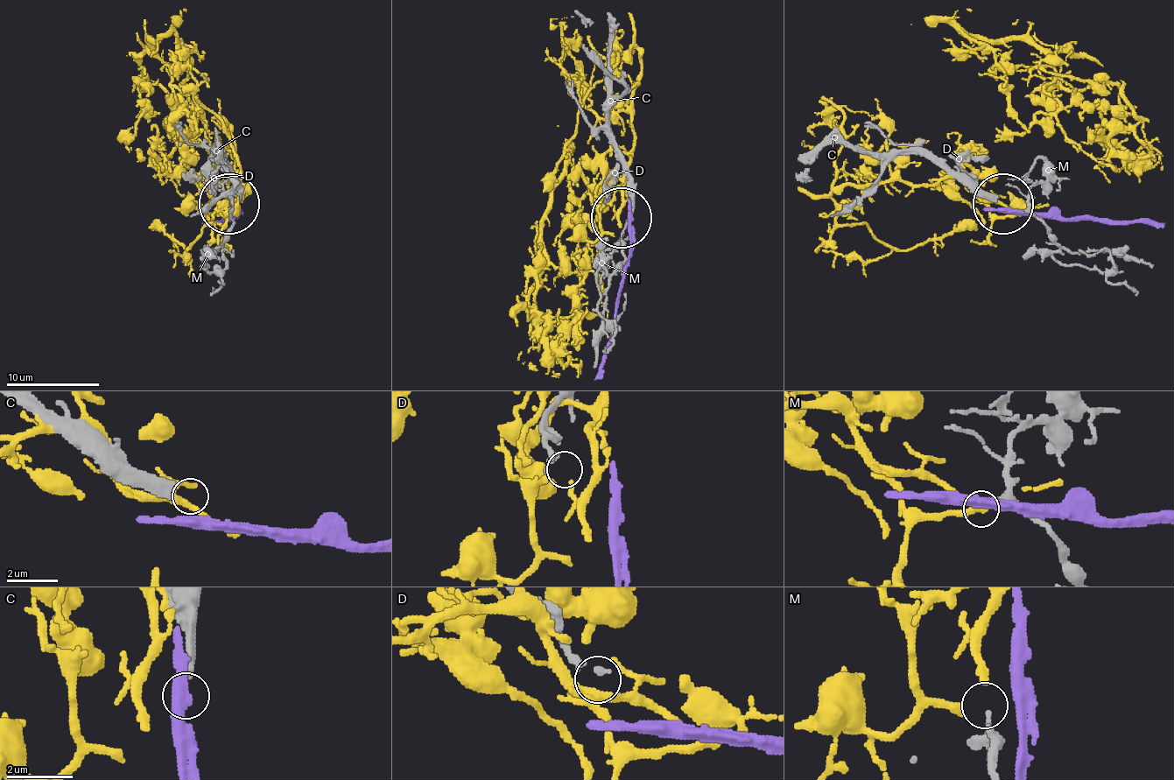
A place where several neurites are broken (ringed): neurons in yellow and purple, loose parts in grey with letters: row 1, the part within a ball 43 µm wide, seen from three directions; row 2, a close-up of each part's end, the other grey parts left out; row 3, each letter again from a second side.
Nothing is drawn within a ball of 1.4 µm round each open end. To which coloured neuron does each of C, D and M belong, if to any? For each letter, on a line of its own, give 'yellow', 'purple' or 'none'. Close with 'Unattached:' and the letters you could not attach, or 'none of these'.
C: none
D: none
M: yellow
Unattached: C, D

